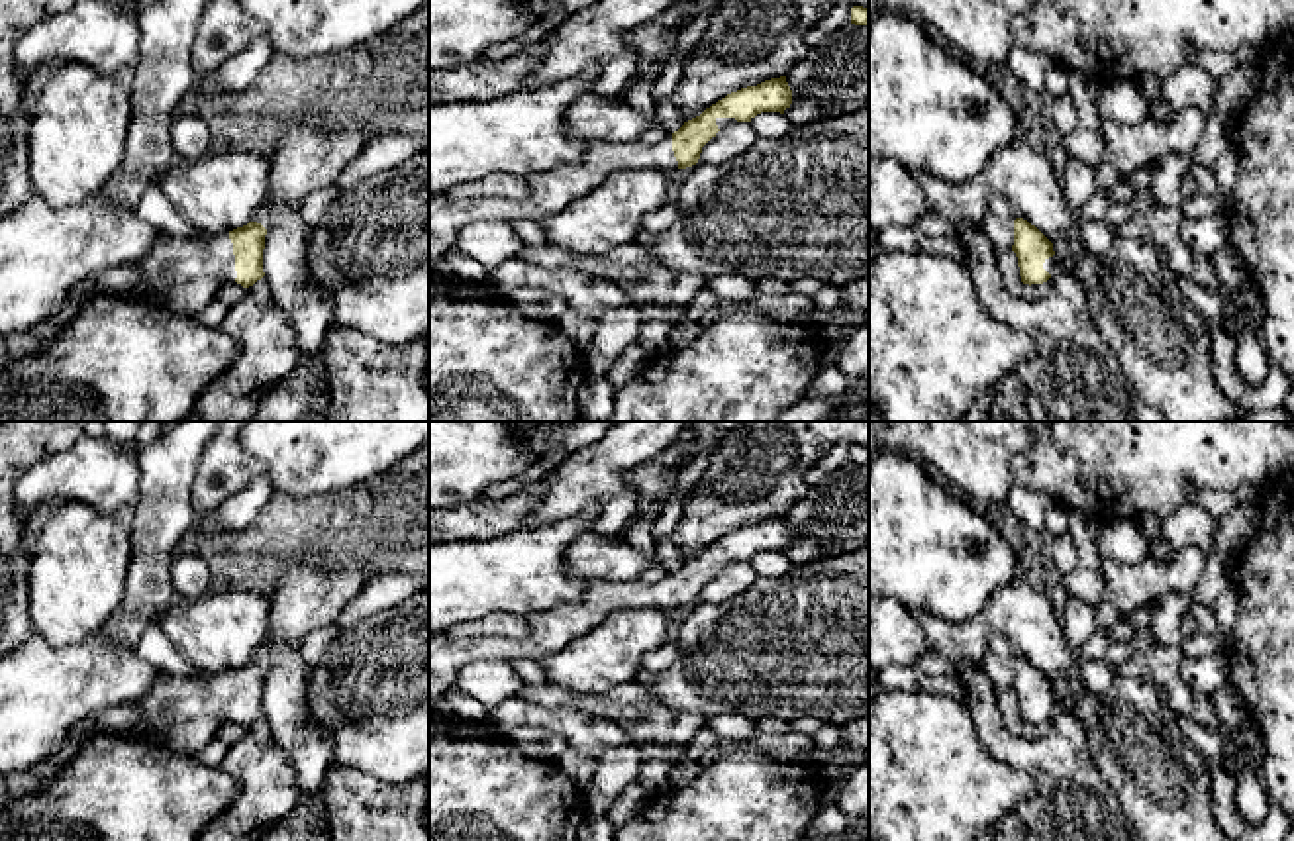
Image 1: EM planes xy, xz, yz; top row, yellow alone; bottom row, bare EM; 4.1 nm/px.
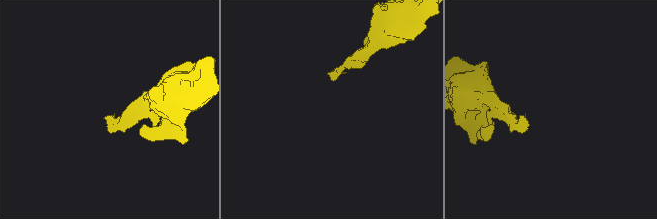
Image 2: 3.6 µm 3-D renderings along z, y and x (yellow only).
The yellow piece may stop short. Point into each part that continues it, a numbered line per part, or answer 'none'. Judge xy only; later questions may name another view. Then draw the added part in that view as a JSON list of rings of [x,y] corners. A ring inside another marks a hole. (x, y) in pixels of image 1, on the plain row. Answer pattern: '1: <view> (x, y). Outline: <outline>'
1: xy (306, 596). Outline: [[[359,563],[288,565],[271,594],[269,635],[251,661],[269,668],[278,647],[298,647],[310,631],[331,625],[349,600],[376,574],[373,567]]]
2: xy (183, 714). Outline: [[[227,670],[206,678],[161,672],[139,704],[141,714],[127,731],[190,755],[216,737],[224,721],[237,717]]]

